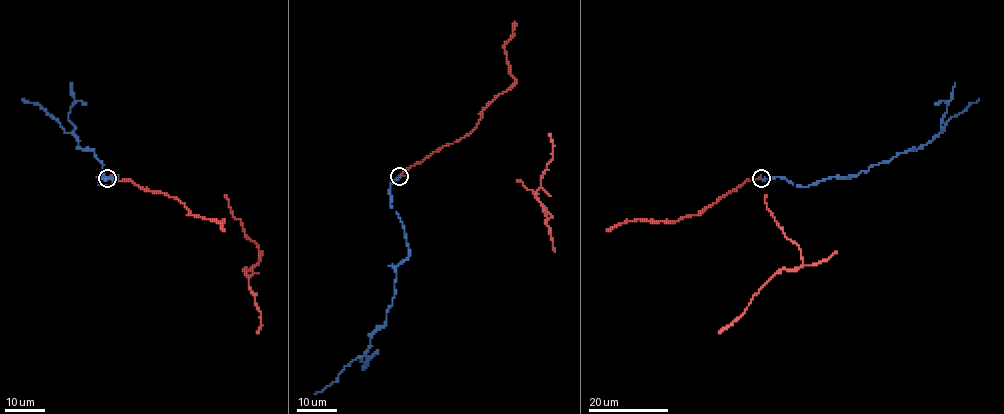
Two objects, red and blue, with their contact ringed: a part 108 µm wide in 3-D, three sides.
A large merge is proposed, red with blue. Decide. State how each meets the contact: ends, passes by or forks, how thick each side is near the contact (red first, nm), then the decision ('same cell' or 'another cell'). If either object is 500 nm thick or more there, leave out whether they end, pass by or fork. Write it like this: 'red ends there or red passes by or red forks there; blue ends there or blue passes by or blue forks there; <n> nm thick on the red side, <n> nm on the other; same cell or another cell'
red passes by; blue ends there; 200 nm thick on the red side, 320 nm on the other; same cell

